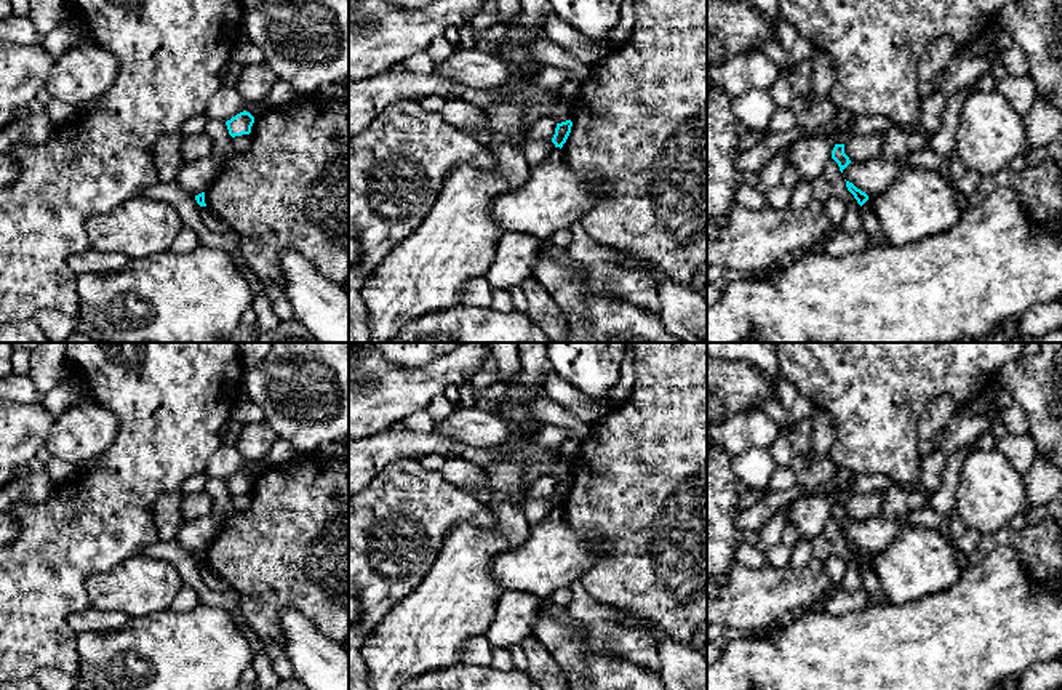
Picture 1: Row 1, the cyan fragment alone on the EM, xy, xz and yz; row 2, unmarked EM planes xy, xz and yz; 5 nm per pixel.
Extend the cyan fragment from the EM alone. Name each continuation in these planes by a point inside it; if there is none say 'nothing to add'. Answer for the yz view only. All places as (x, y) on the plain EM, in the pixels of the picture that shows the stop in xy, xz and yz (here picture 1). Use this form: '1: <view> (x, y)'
nothing to add

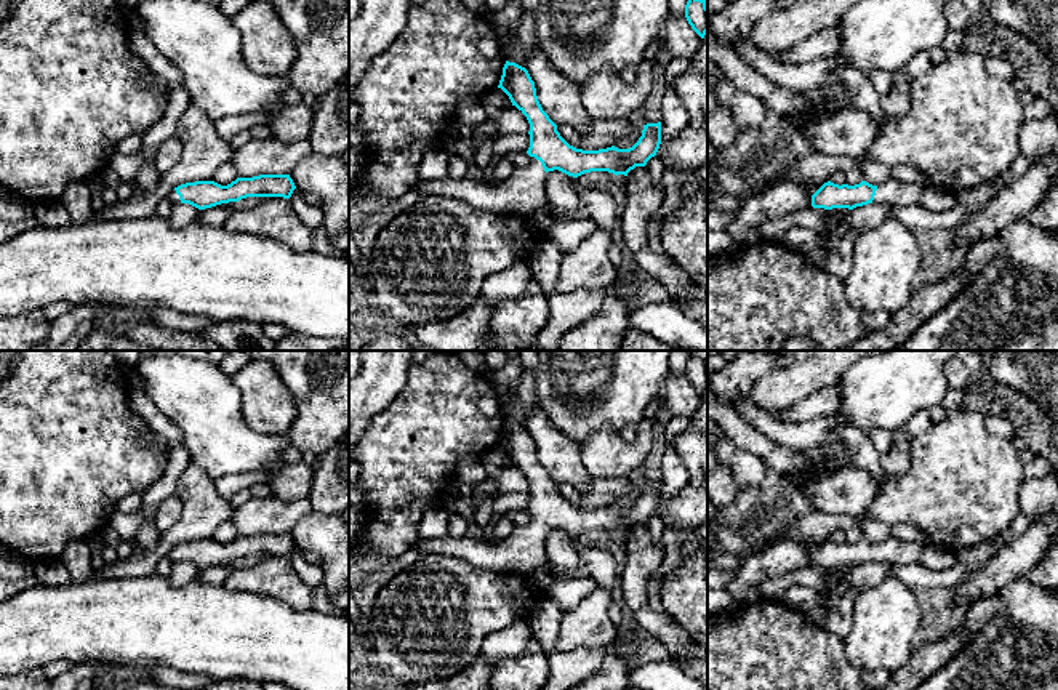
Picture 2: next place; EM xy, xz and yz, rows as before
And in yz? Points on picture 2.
1: yz (892, 551)

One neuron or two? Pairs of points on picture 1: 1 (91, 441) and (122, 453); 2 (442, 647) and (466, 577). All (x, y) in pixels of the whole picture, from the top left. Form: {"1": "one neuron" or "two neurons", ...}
{"1": "two neurons", "2": "one neuron"}

